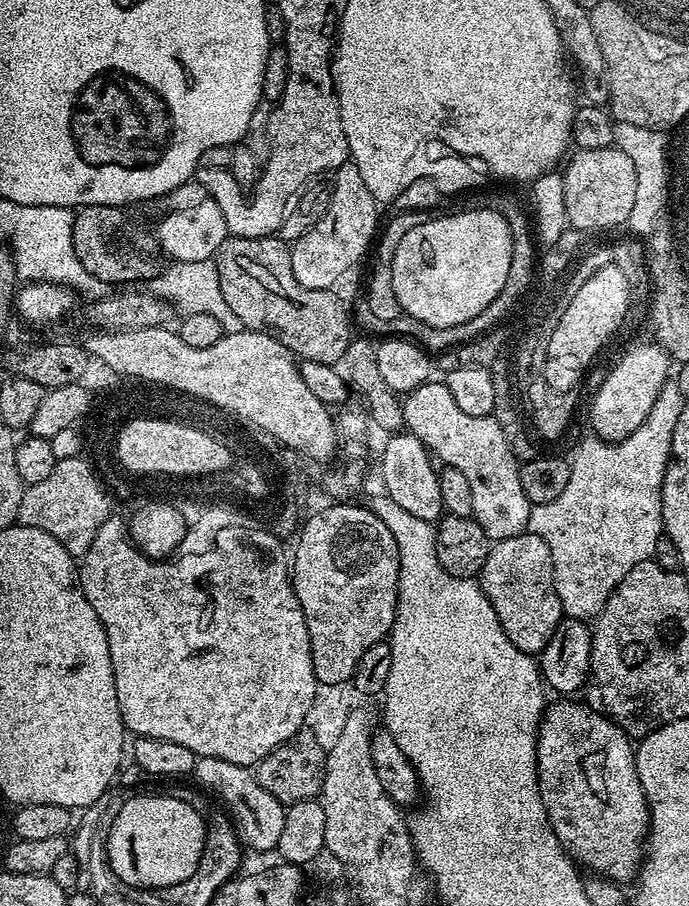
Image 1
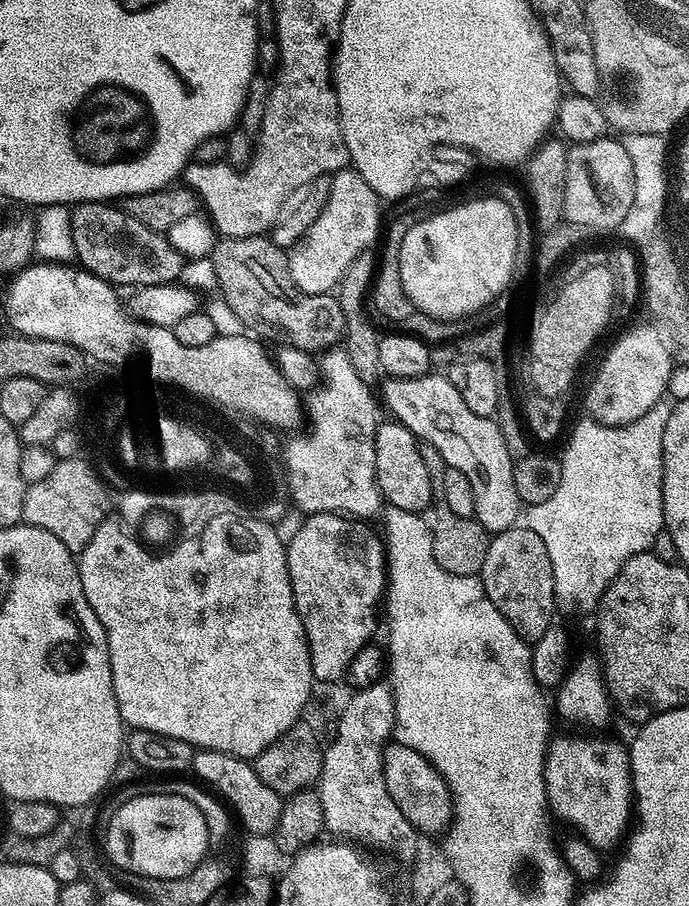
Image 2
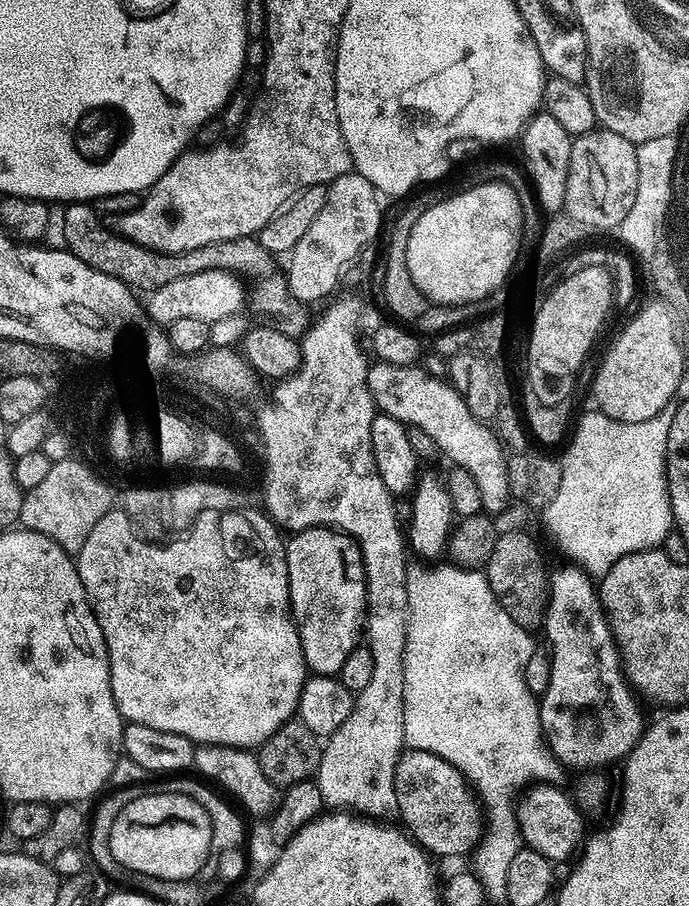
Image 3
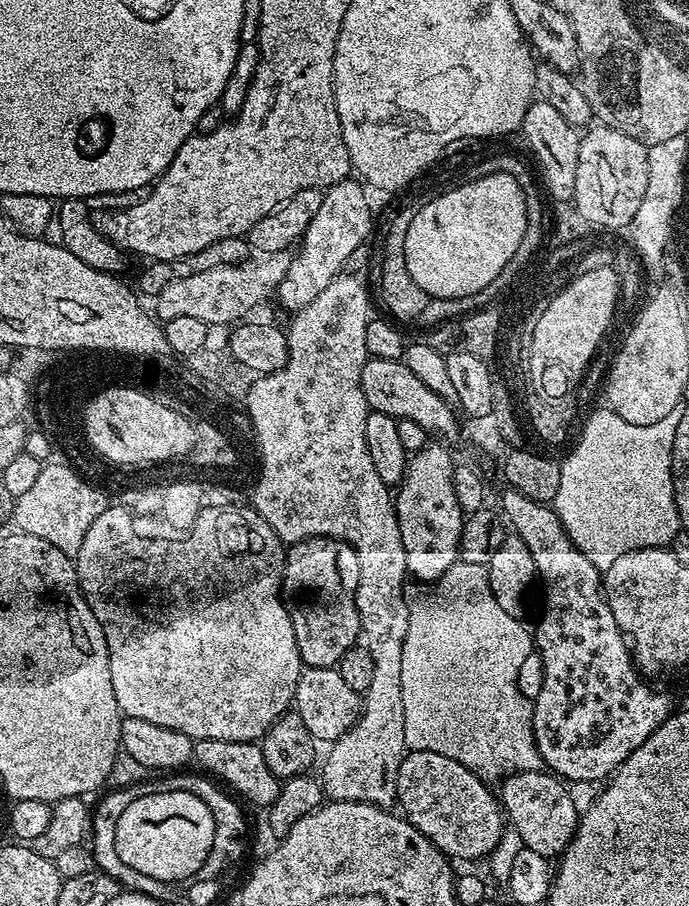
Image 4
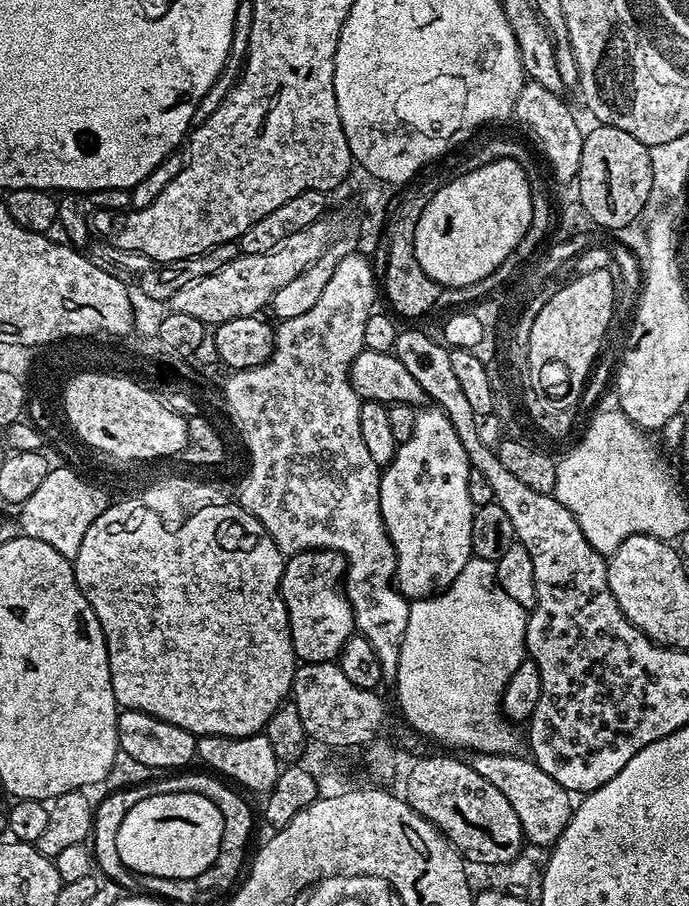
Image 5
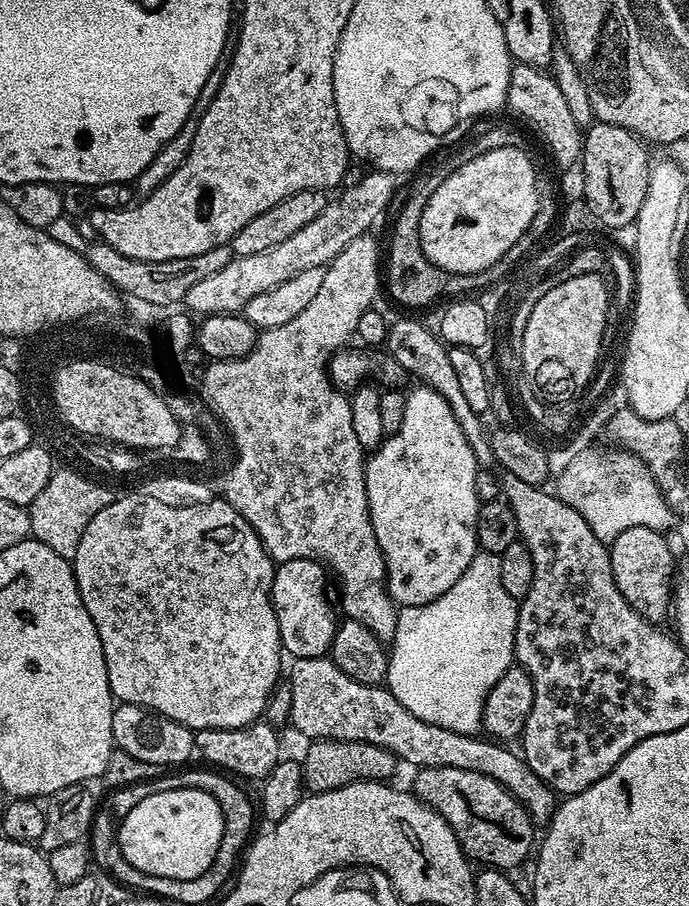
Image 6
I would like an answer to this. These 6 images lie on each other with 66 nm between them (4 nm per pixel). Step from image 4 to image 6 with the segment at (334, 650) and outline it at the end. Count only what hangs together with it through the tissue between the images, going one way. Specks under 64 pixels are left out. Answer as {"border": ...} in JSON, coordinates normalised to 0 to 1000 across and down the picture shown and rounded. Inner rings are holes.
{"border":[[[417,618],[405,624],[395,643],[395,667],[406,692],[406,713],[430,728],[475,725],[491,692],[488,675],[476,663],[479,636],[459,618]]]}

